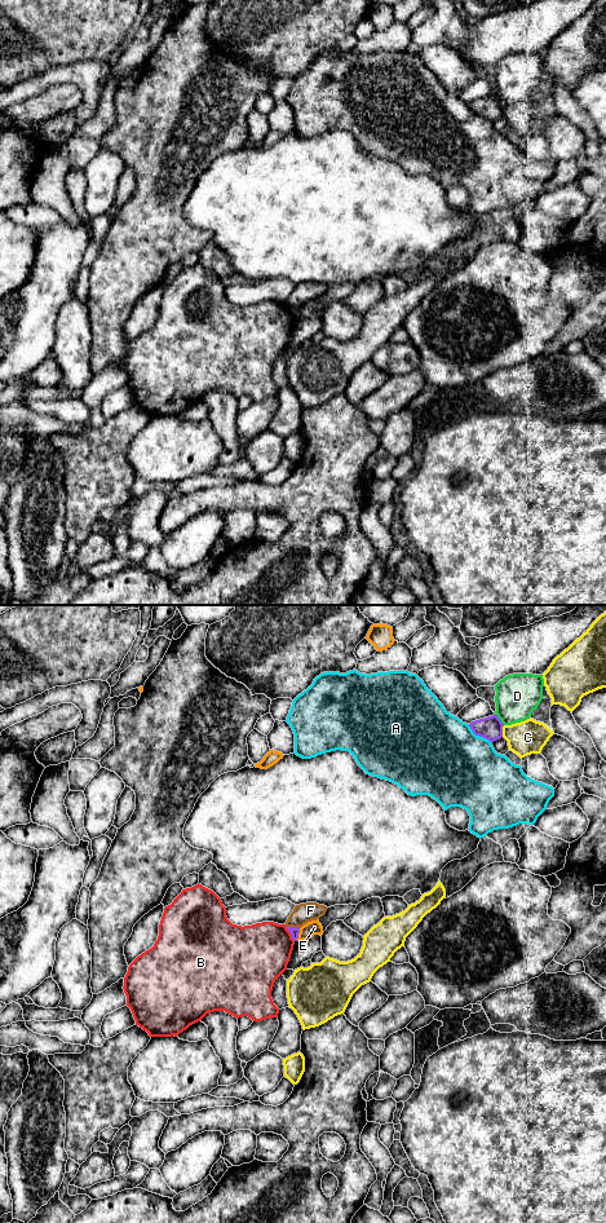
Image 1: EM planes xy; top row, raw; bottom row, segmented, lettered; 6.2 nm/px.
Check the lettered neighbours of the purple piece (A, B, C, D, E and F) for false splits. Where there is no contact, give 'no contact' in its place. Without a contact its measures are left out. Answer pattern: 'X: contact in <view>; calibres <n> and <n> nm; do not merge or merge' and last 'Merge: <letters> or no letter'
A: contact in xy; calibres 140 and 480 nm; do not merge
B: contact in xy; calibres 50 and 380 nm; do not merge
C: contact in xy; calibres 140 and 220 nm; do not merge
D: contact in xy; calibres 140 and 280 nm; do not merge
E: contact in xy; calibres 50 and 90 nm; do not merge
F: contact in xy; calibres 50 and 120 nm; do not merge
Merge: no letter

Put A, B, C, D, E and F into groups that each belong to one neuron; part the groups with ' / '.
A / B / C / D / E / F

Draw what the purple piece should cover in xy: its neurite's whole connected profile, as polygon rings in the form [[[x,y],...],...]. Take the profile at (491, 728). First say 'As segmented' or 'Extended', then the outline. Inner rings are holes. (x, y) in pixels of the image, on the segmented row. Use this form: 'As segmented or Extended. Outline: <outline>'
As segmented. Outline: [[[495,714],[485,719],[472,721],[469,727],[475,736],[483,737],[490,742],[494,742],[503,737],[504,724]]]

